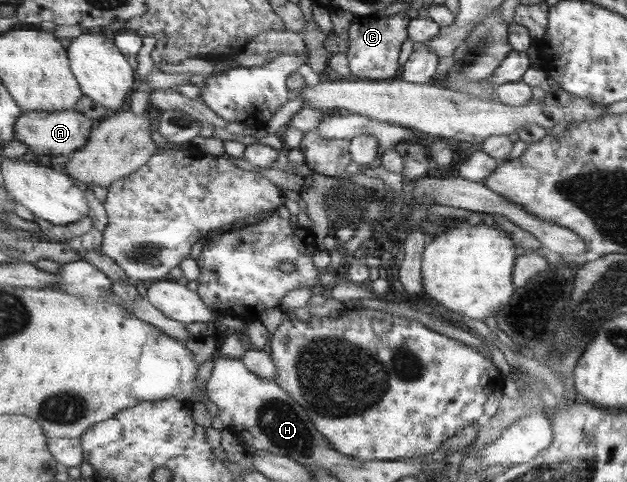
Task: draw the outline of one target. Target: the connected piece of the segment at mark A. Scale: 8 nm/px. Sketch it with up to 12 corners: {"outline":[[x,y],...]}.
{"outline":[[76,110],[24,112],[16,138],[37,154],[72,154],[94,124]]}

